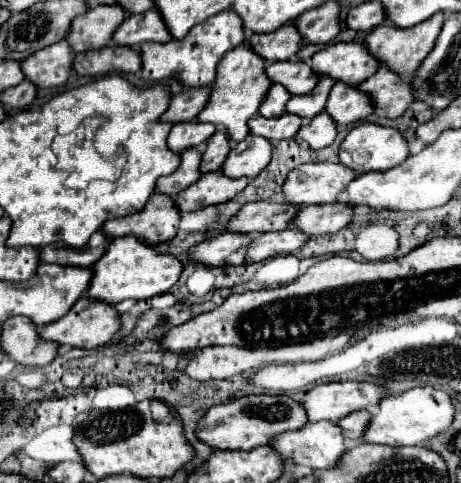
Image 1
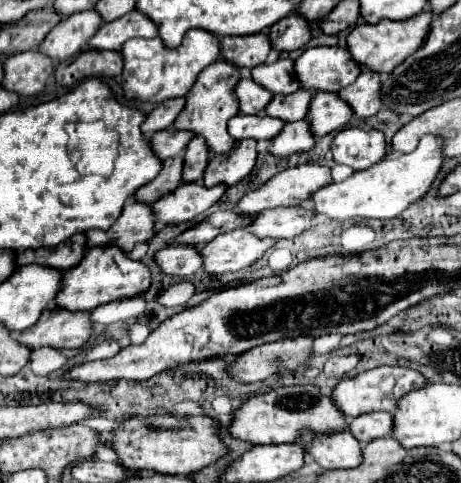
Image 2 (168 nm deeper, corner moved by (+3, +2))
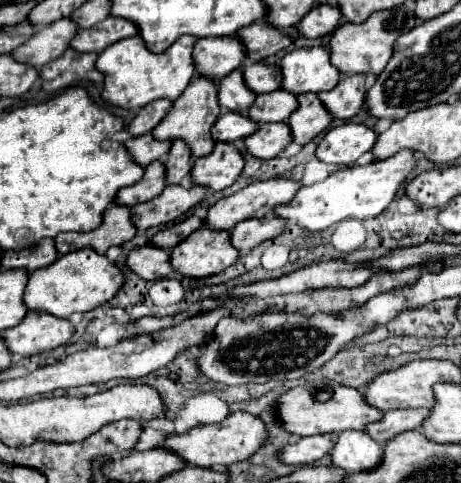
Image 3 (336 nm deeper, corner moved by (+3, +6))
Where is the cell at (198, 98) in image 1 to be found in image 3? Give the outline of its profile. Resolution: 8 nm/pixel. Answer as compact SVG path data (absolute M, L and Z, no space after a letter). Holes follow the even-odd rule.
M159 99L159 101L149 103L147 107L143 107L135 115L135 119L127 125L127 131L131 133L131 137L139 137L139 135L145 135L151 129L155 129L155 125L165 117L169 107L171 107L171 103L167 99Z

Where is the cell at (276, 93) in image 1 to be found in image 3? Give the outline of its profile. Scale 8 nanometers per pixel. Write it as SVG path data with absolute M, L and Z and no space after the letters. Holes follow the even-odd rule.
M231 71L227 77L219 81L219 105L227 111L235 111L247 115L251 101L255 101L255 93L247 89L241 71Z

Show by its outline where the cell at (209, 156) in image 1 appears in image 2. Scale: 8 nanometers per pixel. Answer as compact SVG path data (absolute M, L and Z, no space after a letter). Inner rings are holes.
M201 135L193 137L185 151L183 181L201 181L209 163L209 147Z

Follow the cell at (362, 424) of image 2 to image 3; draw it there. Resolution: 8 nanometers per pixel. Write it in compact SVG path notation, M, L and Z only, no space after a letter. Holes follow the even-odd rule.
M397 409L397 411L387 411L383 421L367 425L367 433L375 441L379 441L379 443L387 443L389 439L397 437L403 431L419 429L423 425L423 421L427 419L427 415L429 415L429 409Z

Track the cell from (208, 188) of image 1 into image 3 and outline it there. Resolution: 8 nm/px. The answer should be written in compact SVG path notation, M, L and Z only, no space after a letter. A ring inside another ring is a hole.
M167 185L155 199L131 207L131 221L137 229L165 225L183 217L193 205L203 201L203 197L205 187L201 185L191 189L183 189L181 185Z

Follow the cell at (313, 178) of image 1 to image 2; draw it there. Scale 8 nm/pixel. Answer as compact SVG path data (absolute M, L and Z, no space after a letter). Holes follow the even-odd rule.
M305 163L305 165L289 167L281 173L277 173L275 177L271 177L271 181L267 181L267 185L263 185L263 189L257 189L255 193L247 193L247 197L243 197L243 201L239 201L237 211L245 213L245 215L255 215L255 213L261 213L263 209L271 209L271 207L297 207L303 201L307 201L307 197L311 197L315 191L329 185L331 181L333 181L331 169L325 165Z

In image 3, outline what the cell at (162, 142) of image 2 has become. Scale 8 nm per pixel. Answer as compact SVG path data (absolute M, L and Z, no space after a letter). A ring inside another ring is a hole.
M145 133L141 137L133 137L129 141L123 143L129 151L129 155L133 157L135 163L139 163L141 167L149 165L151 161L163 161L167 157L167 149L171 147L171 143L163 143L163 141L153 141L151 133Z

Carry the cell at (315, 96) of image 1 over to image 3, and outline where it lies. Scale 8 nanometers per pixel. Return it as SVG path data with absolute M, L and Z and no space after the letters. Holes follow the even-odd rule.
M283 89L257 95L255 103L249 109L249 119L255 123L271 123L271 121L287 121L295 109L295 95Z

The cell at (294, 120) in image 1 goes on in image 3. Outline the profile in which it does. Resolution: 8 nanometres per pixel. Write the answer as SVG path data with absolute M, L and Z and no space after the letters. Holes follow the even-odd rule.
M221 113L219 119L215 121L215 125L211 127L211 137L213 141L237 141L237 139L243 139L247 133L255 131L257 125L251 123L249 117L245 115L239 115L239 113Z

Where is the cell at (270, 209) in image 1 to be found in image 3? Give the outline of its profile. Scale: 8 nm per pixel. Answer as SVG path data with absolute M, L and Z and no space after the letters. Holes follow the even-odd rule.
M191 215L191 217L179 221L179 223L175 223L175 225L171 225L171 227L165 227L165 229L157 231L157 233L151 237L149 245L159 247L159 249L173 249L173 247L179 245L179 241L183 241L191 231L201 229L201 225L203 225L203 221L201 221L199 217L195 217L195 215Z

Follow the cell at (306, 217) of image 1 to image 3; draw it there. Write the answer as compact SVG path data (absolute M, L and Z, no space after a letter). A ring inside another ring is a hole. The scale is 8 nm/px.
M275 215L273 217L263 217L263 219L247 219L239 225L233 227L231 231L231 245L247 253L255 249L259 243L279 237L279 233L285 229L285 221L279 221Z

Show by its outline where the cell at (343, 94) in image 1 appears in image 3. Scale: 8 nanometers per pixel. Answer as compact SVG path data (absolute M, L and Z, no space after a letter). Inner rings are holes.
M315 93L297 95L297 103L299 107L291 113L287 125L291 129L293 141L305 145L315 135L325 131L331 125L333 117L327 113L327 109L323 109L323 103L317 99Z

